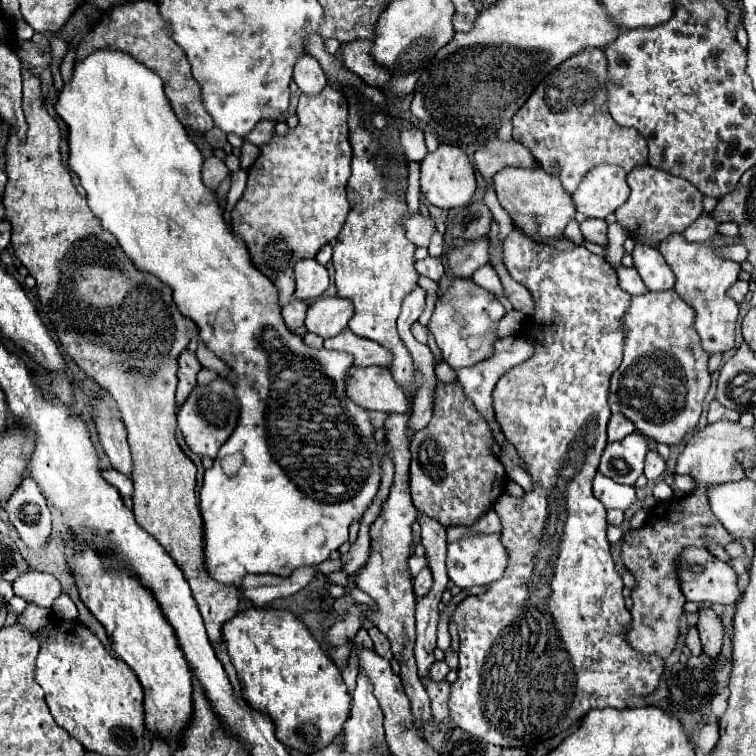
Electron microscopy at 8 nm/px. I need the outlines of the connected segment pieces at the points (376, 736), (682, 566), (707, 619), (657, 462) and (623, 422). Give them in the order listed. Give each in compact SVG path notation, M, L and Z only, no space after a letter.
M359 675L357 687L353 691L351 713L343 727L343 751L349 755L359 755L385 743L383 711L371 691L373 685L369 679Z
M695 547L685 549L677 567L679 567L681 589L683 589L683 595L687 597L687 601L731 605L741 599L741 591L737 585L737 573L731 569L731 565L719 561L707 549L695 549Z
M701 609L697 629L699 629L699 635L701 635L703 653L711 655L715 659L719 655L719 651L721 651L723 635L725 635L719 615L713 609Z
M649 451L645 457L645 477L649 481L657 481L657 477L661 477L665 471L665 461L657 451Z
M611 415L609 425L607 425L607 443L621 441L623 437L627 437L633 431L635 431L635 425L627 417L623 417L623 415Z

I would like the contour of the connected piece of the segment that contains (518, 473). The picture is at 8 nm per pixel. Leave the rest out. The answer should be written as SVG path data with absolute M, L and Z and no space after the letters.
M513 467L513 469L509 469L509 471L507 471L507 475L509 475L511 479L515 479L515 483L523 487L523 491L531 491L533 483L531 483L529 473L525 473L525 471L523 471L523 469L519 469L519 467Z

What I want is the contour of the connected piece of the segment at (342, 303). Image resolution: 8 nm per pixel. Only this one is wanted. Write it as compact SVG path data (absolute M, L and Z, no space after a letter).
M319 297L309 305L307 331L321 335L323 339L341 333L353 315L353 303L343 297Z

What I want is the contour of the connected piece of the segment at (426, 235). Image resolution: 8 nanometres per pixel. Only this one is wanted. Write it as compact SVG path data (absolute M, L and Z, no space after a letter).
M421 211L409 213L409 219L405 221L405 231L407 231L409 241L413 241L415 245L423 245L423 247L429 245L431 235L433 235L433 227L435 227L433 219L425 217Z

